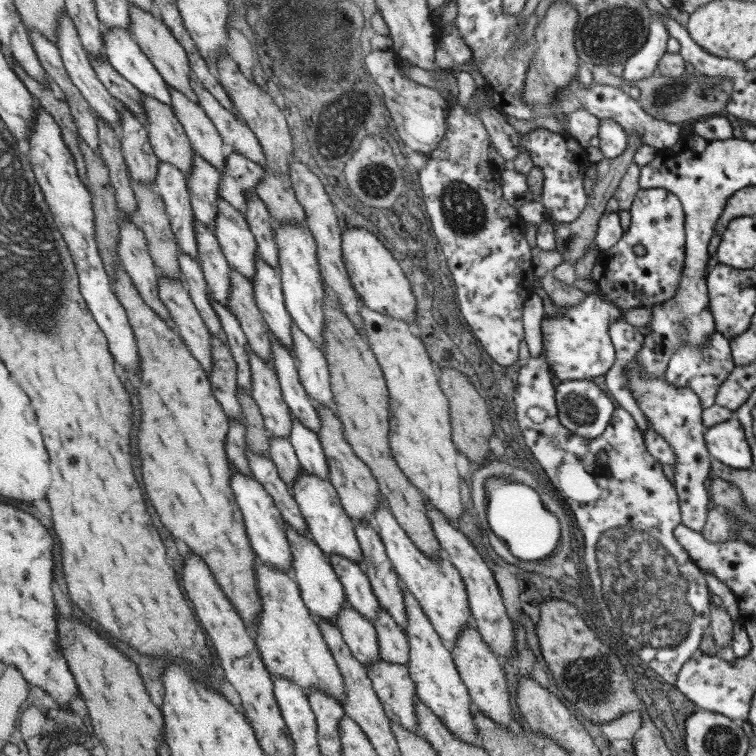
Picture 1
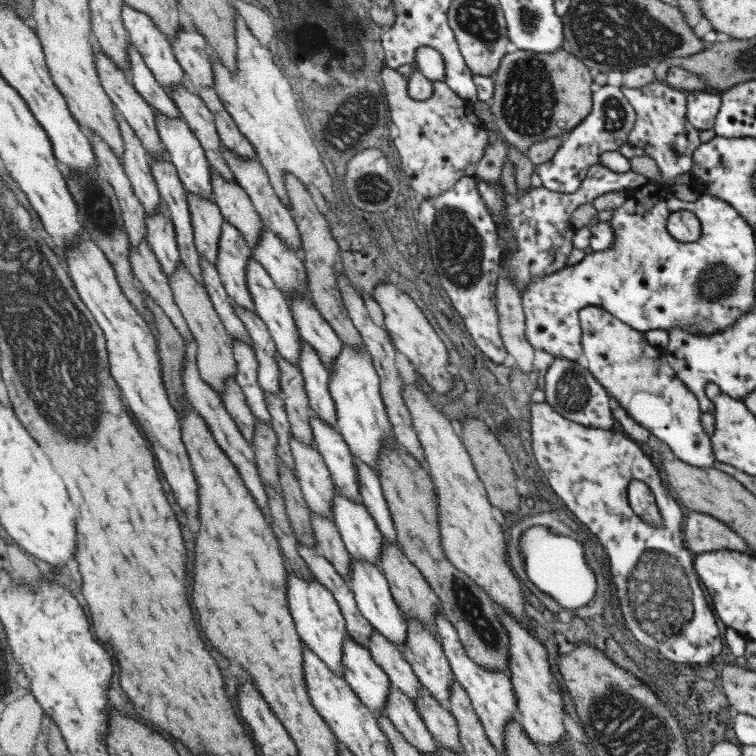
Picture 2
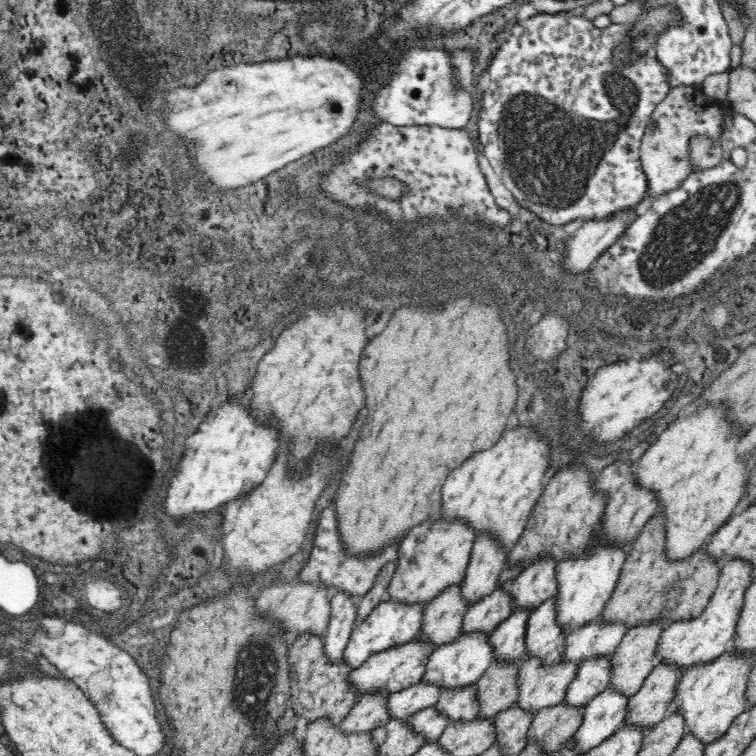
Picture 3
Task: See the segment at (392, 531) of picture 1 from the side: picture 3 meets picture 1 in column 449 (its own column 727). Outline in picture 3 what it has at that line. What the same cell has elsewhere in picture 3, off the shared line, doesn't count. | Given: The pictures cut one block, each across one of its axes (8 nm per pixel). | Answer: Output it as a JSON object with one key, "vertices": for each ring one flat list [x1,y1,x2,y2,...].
{"vertices":[[740,558,726,562,722,566,722,574,718,578,716,594,712,594,712,598,708,600,708,606,702,610,702,614,692,620,672,622,670,626,664,628,664,632,660,634,660,640,658,640,658,648,656,648,658,664,676,666,684,674,684,670,688,670,696,664,708,664,708,662,720,658,724,654,726,646,730,644,730,640,734,638,734,630,736,630,738,618,742,614,742,606,744,606,744,596,746,596,748,588,752,586,752,582,754,582,754,566,750,562,740,560]]}

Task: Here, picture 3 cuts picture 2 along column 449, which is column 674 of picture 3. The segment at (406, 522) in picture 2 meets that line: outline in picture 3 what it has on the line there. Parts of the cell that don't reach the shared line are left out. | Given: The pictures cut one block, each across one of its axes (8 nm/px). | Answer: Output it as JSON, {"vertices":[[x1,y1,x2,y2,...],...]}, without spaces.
{"vertices":[[658,512,646,522,632,548,628,548,628,558,620,574,620,584,616,586,612,600,606,604,600,616,604,624,620,622,630,630,636,626,662,622,664,624,662,628,666,628,672,622,692,620,702,614,712,594,716,594,722,566,710,558,706,546,702,546,696,554,692,554,684,562,670,562,666,560,664,544,666,544,666,516,664,512]]}

